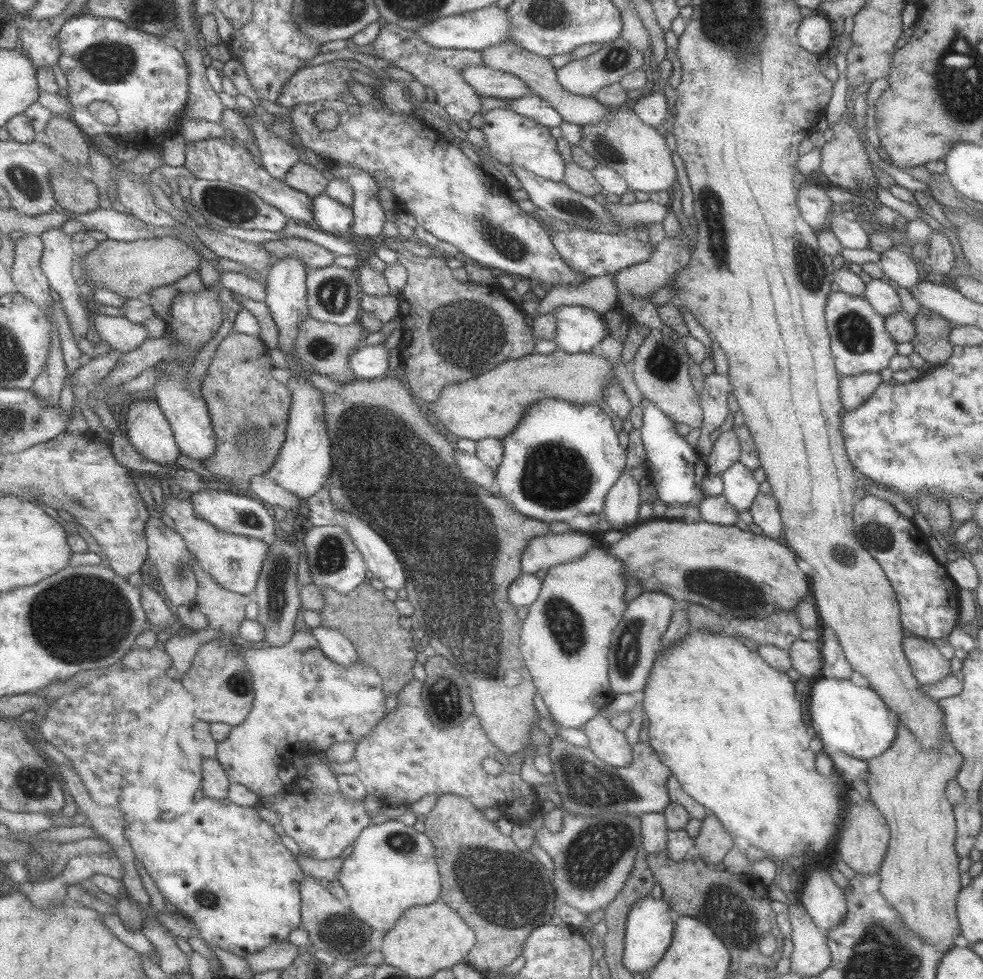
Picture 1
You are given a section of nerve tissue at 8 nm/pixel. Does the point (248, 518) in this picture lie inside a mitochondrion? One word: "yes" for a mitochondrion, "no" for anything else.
yes

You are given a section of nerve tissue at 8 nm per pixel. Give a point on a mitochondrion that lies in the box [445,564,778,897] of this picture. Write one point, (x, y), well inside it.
(597, 790)

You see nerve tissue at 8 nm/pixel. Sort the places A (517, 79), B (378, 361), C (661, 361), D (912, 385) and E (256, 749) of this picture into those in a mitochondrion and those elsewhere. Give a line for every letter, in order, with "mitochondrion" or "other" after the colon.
A: other
B: other
C: mitochondrion
D: other
E: other

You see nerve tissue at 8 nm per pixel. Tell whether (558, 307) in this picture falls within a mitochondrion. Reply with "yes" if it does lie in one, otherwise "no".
no

